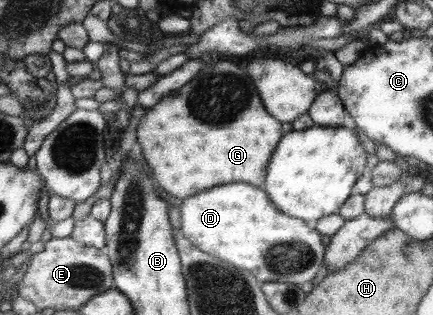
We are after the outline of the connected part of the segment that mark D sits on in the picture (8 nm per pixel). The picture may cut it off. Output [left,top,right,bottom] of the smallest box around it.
[180,183,327,284]

